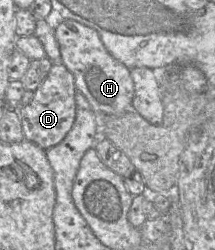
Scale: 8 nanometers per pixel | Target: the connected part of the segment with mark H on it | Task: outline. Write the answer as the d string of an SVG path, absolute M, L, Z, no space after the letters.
M64 19L60 23L60 25L58 25L57 28L55 29L55 37L56 37L56 40L57 40L57 43L59 46L59 50L61 53L62 63L73 74L77 91L84 95L84 97L88 101L90 107L92 108L94 114L96 115L99 122L101 123L101 135L102 135L102 122L105 122L111 118L120 116L123 113L125 113L126 111L128 111L129 109L131 109L132 101L133 101L133 97L134 97L134 84L133 84L131 74L130 74L130 70L125 65L123 65L121 62L119 62L118 60L116 60L115 58L112 57L112 55L107 51L104 44L102 43L102 41L99 37L99 34L94 29L92 29L86 25L83 25L77 21L74 21L71 19Z

